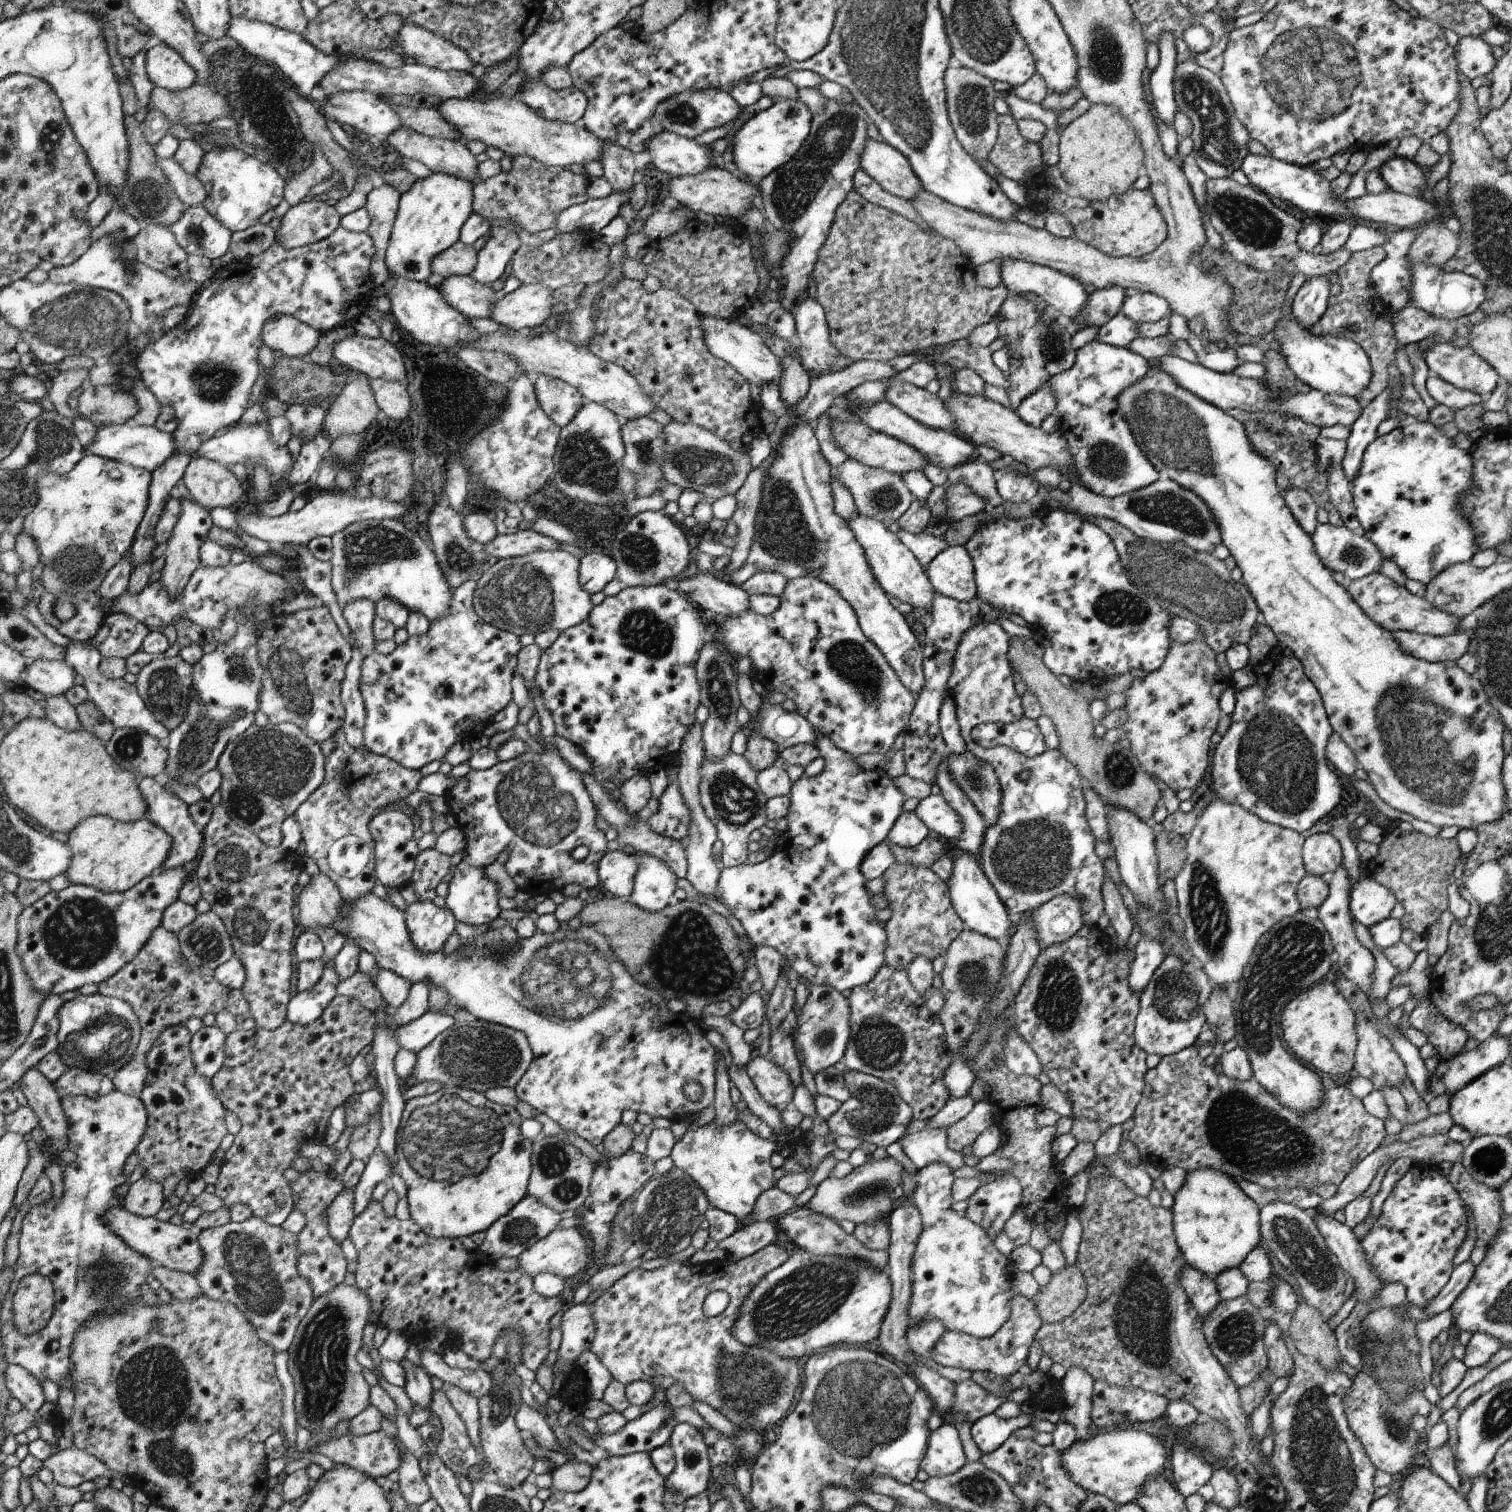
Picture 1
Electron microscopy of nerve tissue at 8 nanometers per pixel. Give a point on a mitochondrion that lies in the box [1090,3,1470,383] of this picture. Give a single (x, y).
(1312, 73)

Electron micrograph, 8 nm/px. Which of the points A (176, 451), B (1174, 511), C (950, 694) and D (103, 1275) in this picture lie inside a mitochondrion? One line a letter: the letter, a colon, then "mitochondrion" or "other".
A: other
B: mitochondrion
C: other
D: mitochondrion

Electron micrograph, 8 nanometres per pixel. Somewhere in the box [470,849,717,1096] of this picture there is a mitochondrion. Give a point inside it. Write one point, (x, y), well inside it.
(567, 982)

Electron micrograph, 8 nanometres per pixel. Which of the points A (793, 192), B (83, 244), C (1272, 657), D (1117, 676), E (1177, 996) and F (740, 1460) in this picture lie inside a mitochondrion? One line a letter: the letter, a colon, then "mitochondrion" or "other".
A: mitochondrion
B: other
C: other
D: other
E: mitochondrion
F: other

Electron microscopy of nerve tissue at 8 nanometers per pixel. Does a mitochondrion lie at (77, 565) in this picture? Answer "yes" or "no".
yes

